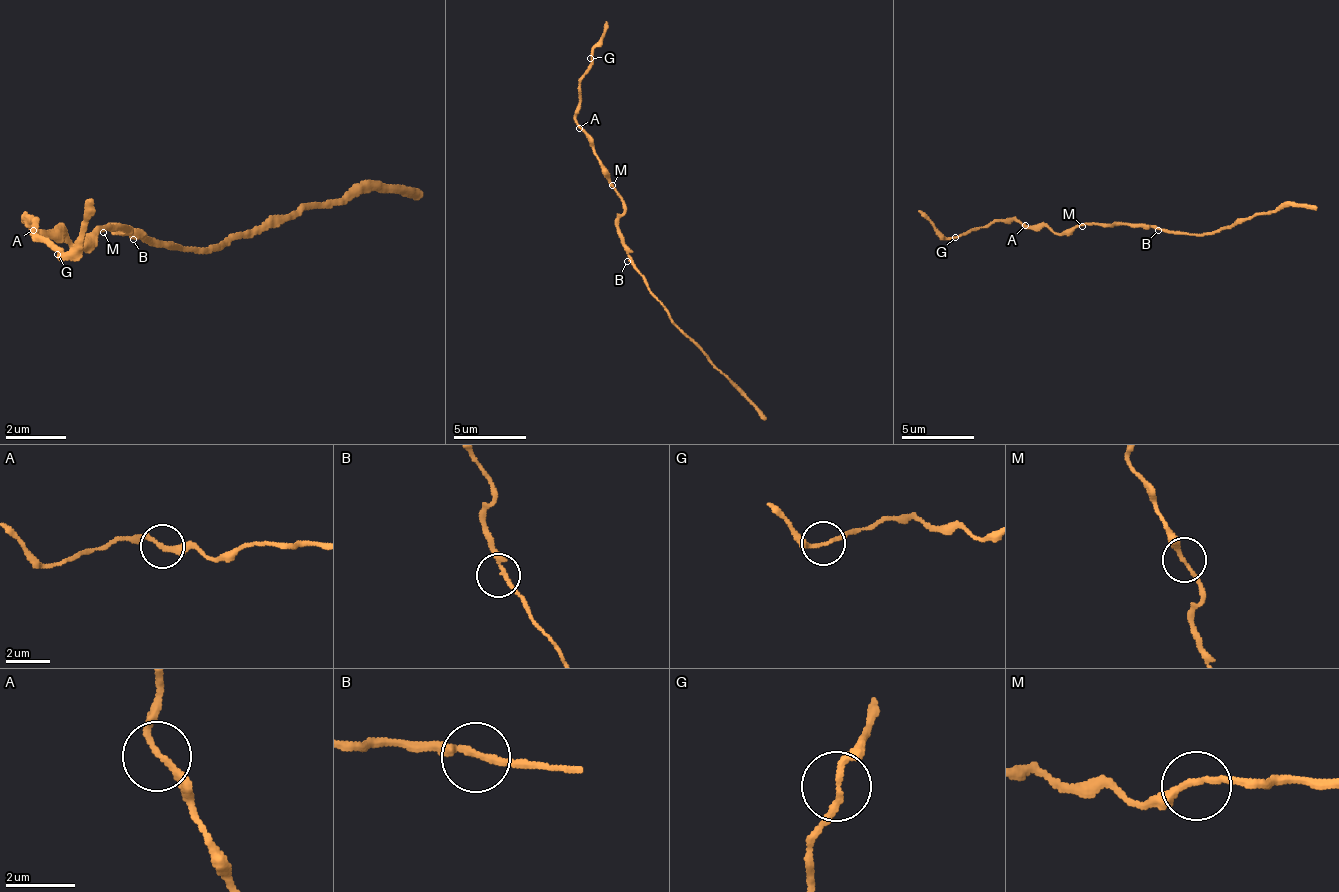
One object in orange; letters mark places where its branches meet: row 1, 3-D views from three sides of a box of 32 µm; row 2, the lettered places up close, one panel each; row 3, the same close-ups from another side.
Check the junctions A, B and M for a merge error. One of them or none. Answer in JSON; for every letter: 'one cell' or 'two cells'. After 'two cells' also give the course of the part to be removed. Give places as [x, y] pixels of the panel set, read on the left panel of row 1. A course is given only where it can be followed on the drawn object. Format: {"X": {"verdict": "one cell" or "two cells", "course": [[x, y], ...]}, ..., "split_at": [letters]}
{"A": {"verdict": "one cell"}, "B": {"verdict": "one cell"}, "M": {"verdict": "one cell"}, "split_at": []}

